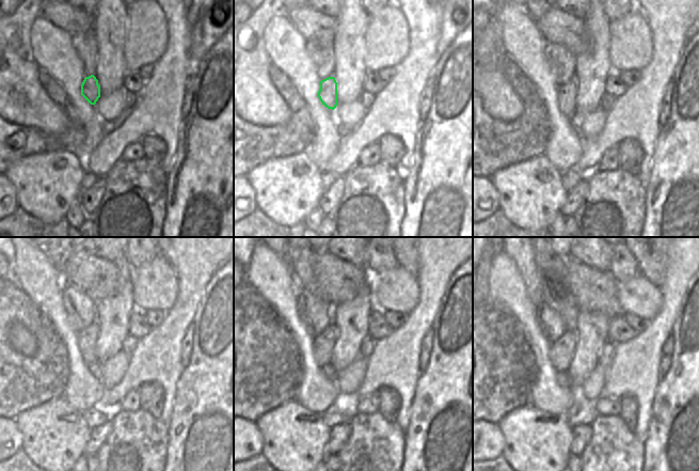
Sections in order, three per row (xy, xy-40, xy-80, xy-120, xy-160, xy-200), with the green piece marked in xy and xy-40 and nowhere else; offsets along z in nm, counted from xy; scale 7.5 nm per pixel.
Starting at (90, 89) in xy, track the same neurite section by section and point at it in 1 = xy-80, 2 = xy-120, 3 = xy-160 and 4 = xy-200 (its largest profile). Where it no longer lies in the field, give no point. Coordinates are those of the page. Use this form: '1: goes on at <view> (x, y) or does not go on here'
1: goes on at xy-80 (567, 93)
2: goes on at xy-120 (88, 338)
3: goes on at xy-160 (323, 344)
4: goes on at xy-200 (561, 352)

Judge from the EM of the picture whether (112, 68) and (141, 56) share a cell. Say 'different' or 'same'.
different

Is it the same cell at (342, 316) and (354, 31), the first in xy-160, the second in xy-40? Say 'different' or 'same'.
same

